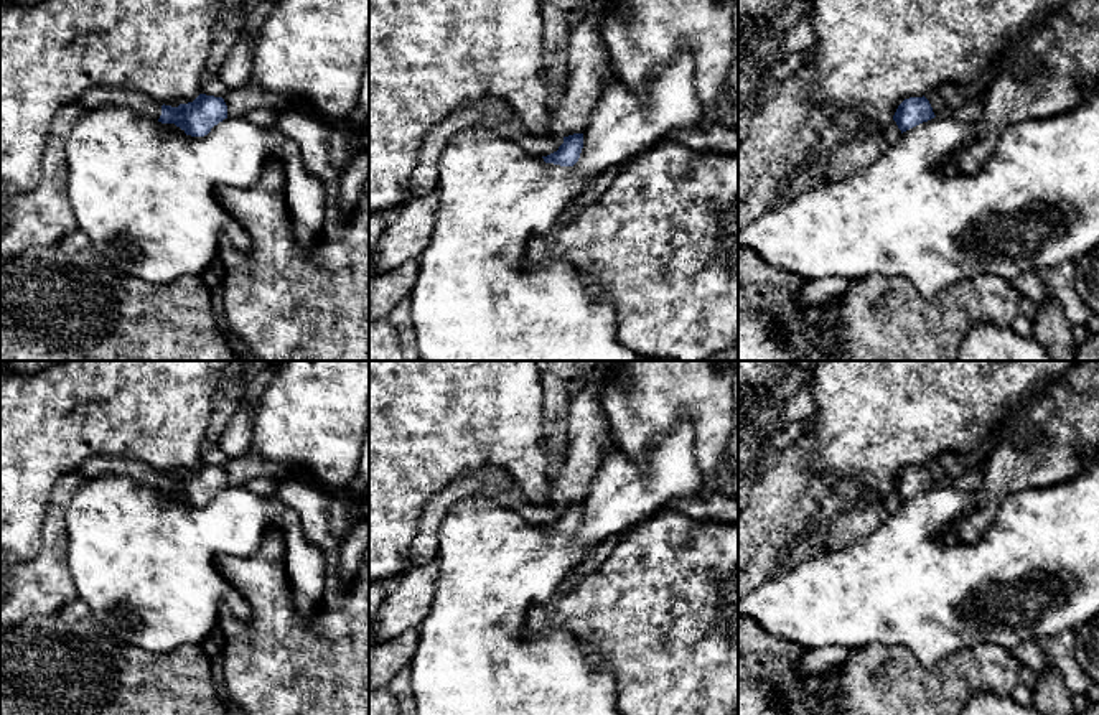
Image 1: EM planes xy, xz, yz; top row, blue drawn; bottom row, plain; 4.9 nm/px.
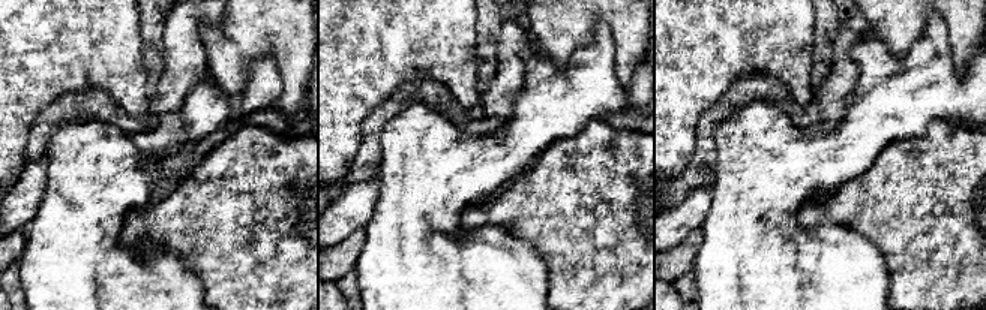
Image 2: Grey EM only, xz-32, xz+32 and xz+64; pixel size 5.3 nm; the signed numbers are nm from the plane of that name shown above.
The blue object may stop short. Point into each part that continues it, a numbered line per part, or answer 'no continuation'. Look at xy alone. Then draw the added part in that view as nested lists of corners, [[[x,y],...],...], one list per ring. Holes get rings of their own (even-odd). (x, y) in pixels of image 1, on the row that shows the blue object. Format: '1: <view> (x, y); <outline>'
1: xy (101, 96); [[[120,86],[91,87],[84,94],[81,94],[81,97],[76,102],[89,110],[97,107],[117,105],[117,107],[129,107],[135,112],[145,114],[157,120],[161,115],[160,102],[157,102],[145,92]]]

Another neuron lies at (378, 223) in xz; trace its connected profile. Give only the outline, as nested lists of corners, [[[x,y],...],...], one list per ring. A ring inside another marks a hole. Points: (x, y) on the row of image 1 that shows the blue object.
[[[369,214],[369,262],[374,257],[374,249],[389,226],[389,216]]]

